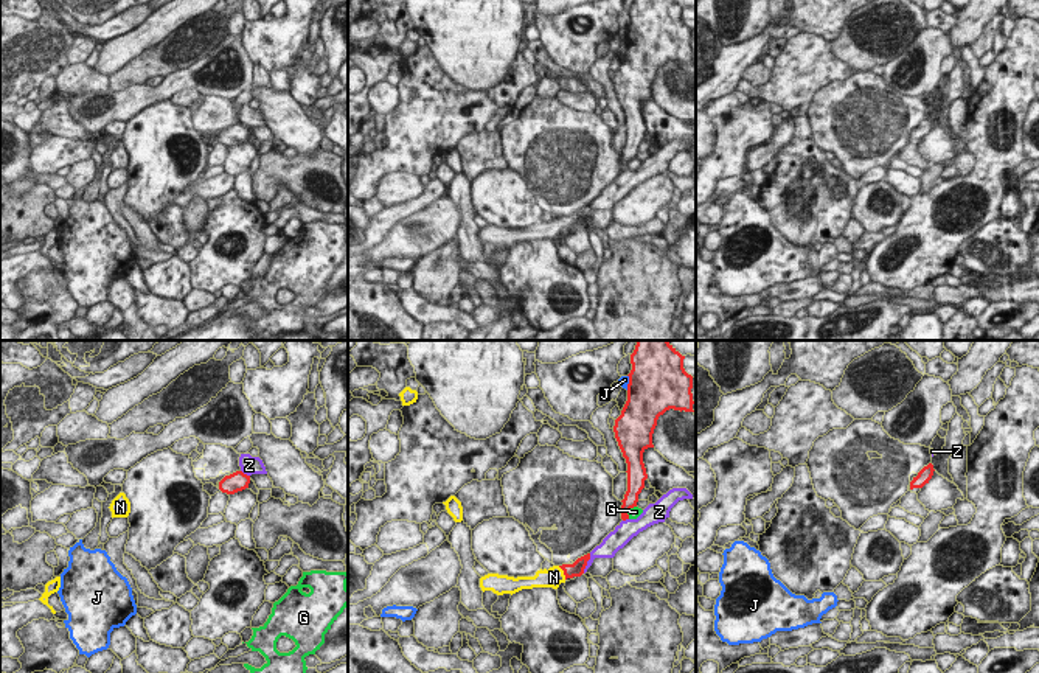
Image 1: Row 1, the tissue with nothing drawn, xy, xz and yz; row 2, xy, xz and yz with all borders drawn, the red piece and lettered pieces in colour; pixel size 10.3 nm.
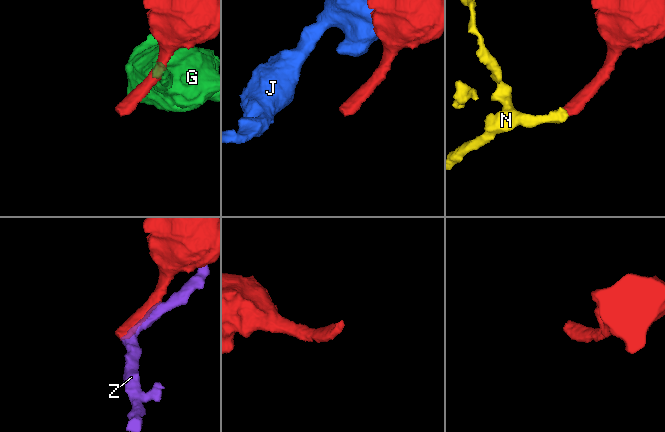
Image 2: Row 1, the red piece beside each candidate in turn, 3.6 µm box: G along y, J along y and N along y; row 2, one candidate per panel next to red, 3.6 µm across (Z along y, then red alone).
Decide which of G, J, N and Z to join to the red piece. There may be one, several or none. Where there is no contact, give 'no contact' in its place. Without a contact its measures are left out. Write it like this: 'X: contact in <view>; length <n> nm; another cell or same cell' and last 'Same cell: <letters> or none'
G: contact in xz; length 170 nm; another cell
J: contact in xz; length 160 nm; another cell
N: contact in xz; length 170 nm; same cell
Z: contact in xz; length 220 nm; another cell
Same cell: N

